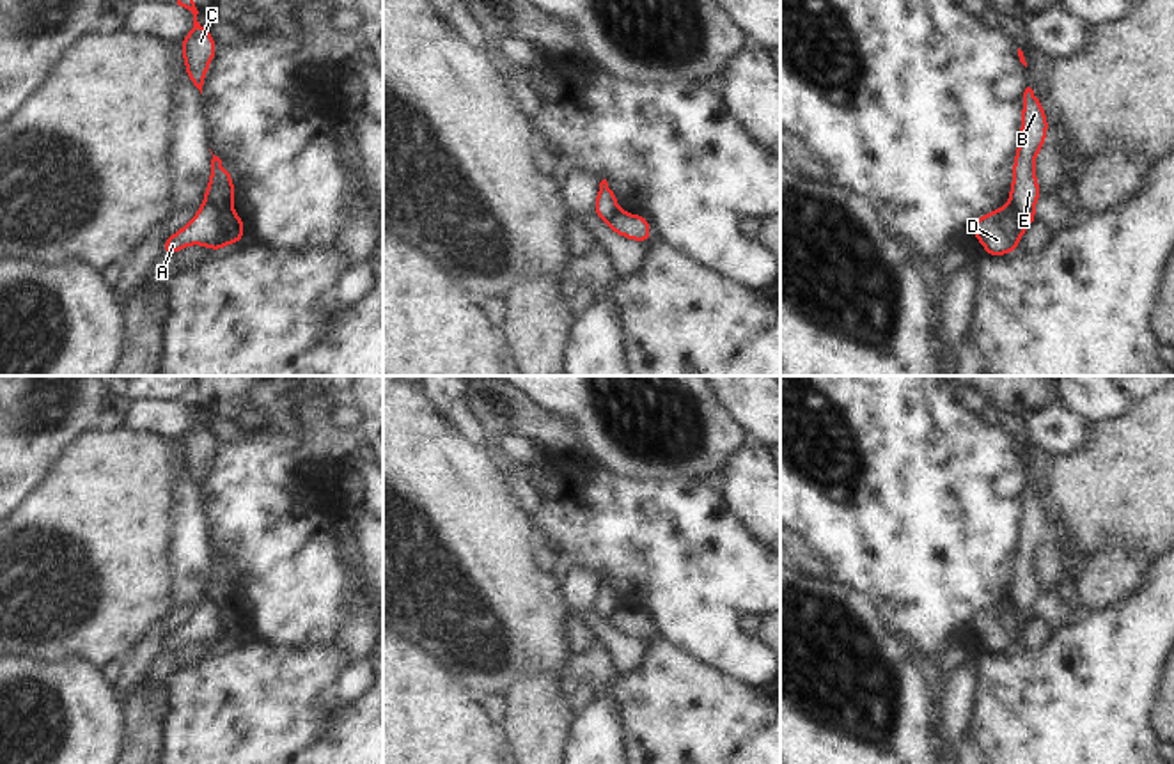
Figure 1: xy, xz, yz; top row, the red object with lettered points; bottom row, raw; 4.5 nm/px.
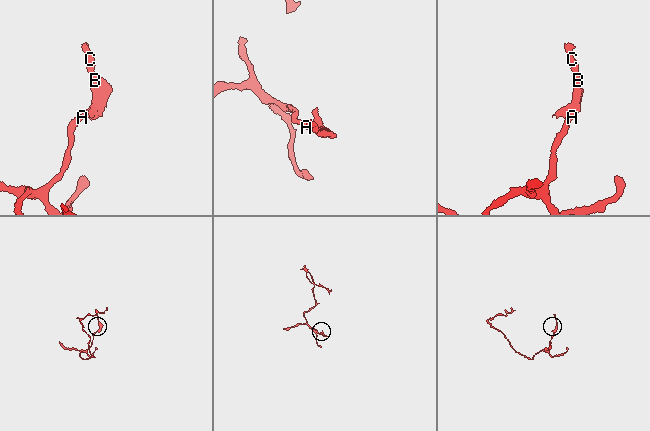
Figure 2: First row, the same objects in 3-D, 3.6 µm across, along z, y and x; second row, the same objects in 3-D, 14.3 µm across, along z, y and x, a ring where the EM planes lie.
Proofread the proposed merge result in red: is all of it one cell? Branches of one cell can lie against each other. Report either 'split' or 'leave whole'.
split

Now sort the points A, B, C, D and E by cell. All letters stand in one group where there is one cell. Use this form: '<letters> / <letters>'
A D / B C E

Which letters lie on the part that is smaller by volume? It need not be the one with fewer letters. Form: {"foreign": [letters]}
{"foreign": ["B", "C", "E"]}

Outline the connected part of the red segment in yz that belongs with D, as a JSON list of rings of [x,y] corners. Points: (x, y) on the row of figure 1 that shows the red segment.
[[[1009,204],[979,216],[972,225],[974,238],[982,243],[984,253],[993,257],[1014,253],[1023,232]]]

